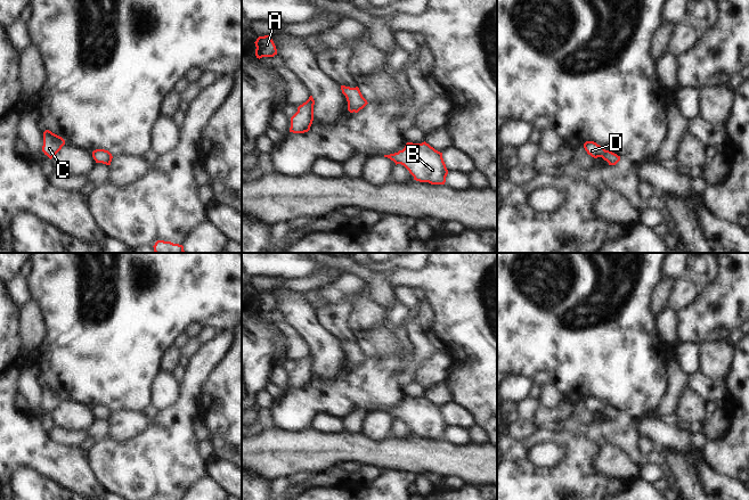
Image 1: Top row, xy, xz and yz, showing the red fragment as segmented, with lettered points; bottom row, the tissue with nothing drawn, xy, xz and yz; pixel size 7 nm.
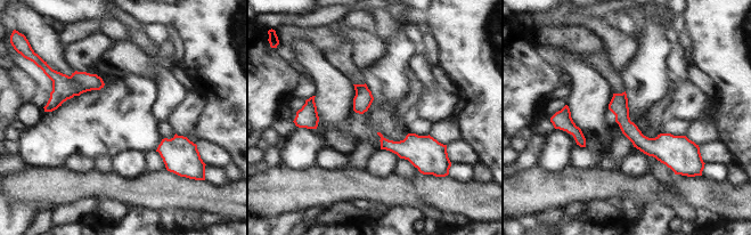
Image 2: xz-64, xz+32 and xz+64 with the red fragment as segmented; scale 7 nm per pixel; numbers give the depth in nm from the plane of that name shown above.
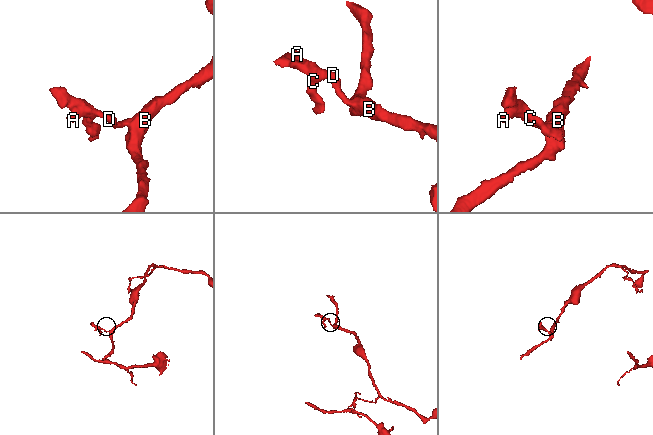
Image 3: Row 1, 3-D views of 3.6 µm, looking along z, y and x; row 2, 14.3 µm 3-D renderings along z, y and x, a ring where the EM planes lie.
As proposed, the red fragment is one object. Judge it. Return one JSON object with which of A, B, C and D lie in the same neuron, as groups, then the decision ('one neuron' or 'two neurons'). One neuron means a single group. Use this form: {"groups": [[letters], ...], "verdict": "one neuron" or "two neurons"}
{"groups": [["A", "B", "C", "D"]], "verdict": "one neuron"}

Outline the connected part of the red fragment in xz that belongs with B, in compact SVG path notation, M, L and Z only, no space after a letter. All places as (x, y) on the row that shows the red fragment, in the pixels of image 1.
M425 141L422 144L407 142L402 150L384 155L397 164L404 165L414 180L431 185L445 185L448 170L442 153L435 150Z

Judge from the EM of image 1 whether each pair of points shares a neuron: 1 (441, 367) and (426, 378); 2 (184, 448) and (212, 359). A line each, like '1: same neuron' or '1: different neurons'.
1: same neuron
2: same neuron

